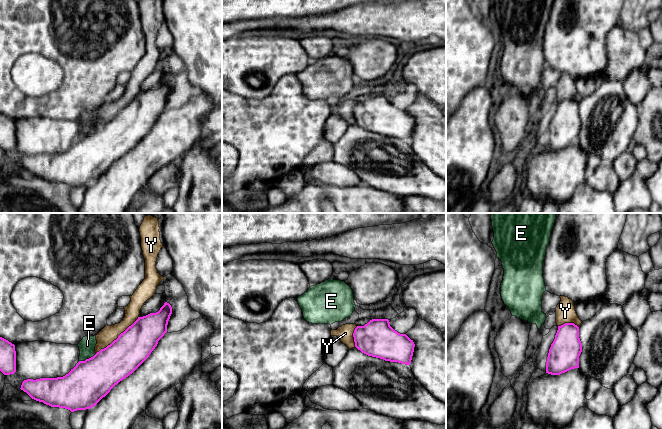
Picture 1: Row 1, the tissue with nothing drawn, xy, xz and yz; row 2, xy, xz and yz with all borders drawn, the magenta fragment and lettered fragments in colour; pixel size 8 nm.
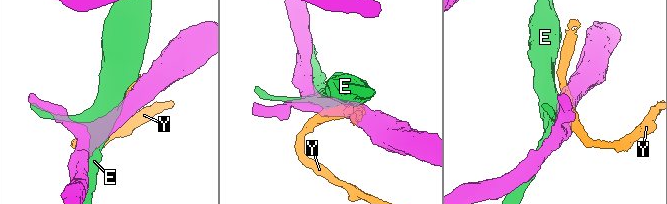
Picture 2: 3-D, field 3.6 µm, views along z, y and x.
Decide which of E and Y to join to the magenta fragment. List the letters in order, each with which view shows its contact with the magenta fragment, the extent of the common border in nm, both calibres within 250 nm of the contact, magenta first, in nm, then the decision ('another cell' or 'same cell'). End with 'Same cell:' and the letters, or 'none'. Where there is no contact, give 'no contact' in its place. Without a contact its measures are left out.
E: contact in xy; length 160 nm; calibres 340 and 130 nm; another cell
Y: contact in xy; length 460 nm; calibres 300 and 140 nm; another cell
Same cell: none

